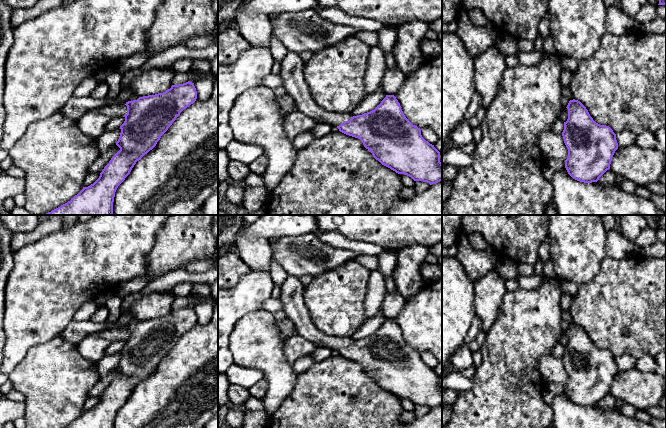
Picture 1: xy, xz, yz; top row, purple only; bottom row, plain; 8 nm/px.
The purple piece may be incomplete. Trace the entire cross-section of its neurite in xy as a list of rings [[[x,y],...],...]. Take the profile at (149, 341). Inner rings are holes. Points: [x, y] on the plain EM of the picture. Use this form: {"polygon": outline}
{"polygon": [[[188,305],[183,308],[172,309],[170,313],[163,317],[139,321],[137,324],[126,326],[124,329],[105,329],[103,331],[91,333],[83,338],[82,341],[77,345],[79,353],[85,359],[96,363],[102,361],[103,357],[105,356],[106,349],[112,343],[123,340],[125,345],[120,350],[121,357],[118,365],[116,366],[116,369],[120,372],[120,374],[111,382],[109,387],[100,397],[99,402],[93,408],[88,411],[83,411],[83,413],[77,419],[75,419],[65,428],[113,428],[115,416],[118,410],[130,398],[136,386],[156,370],[161,360],[168,354],[180,337],[193,328],[196,323],[197,315],[194,307]]]}

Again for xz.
{"polygon": [[[288,276],[280,286],[279,300],[283,311],[295,324],[298,335],[318,345],[337,351],[340,356],[358,362],[364,371],[382,389],[398,398],[411,401],[414,405],[427,406],[430,409],[442,405],[442,387],[440,376],[421,359],[421,353],[413,349],[404,339],[400,327],[394,319],[386,319],[372,335],[353,340],[351,337],[331,337],[316,328],[304,304],[304,285],[298,277]]]}

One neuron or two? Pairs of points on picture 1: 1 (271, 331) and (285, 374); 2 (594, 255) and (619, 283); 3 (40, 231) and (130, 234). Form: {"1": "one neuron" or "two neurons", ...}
{"1": "one neuron", "2": "two neurons", "3": "two neurons"}

